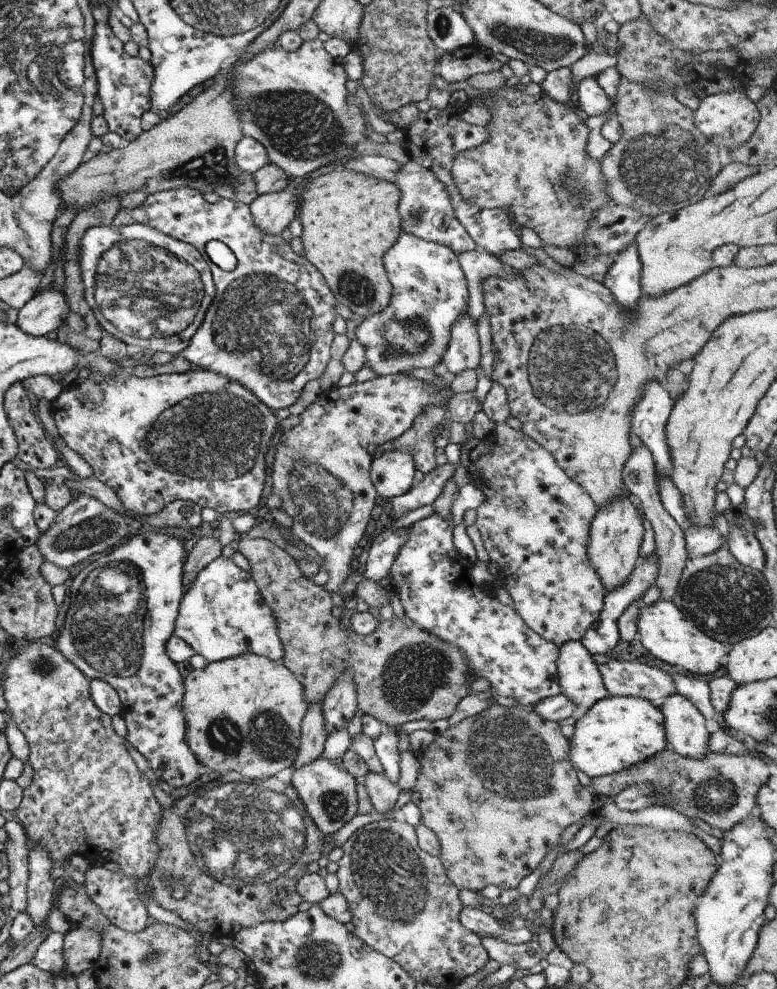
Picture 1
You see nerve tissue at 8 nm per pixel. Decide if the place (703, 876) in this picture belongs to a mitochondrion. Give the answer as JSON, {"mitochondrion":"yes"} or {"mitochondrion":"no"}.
{"mitochondrion":"no"}

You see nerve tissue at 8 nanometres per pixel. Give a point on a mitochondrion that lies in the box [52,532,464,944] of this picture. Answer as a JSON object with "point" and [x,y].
{"point":[246,838]}

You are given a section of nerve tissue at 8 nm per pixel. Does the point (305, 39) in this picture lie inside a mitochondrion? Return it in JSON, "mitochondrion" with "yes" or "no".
{"mitochondrion":"no"}

